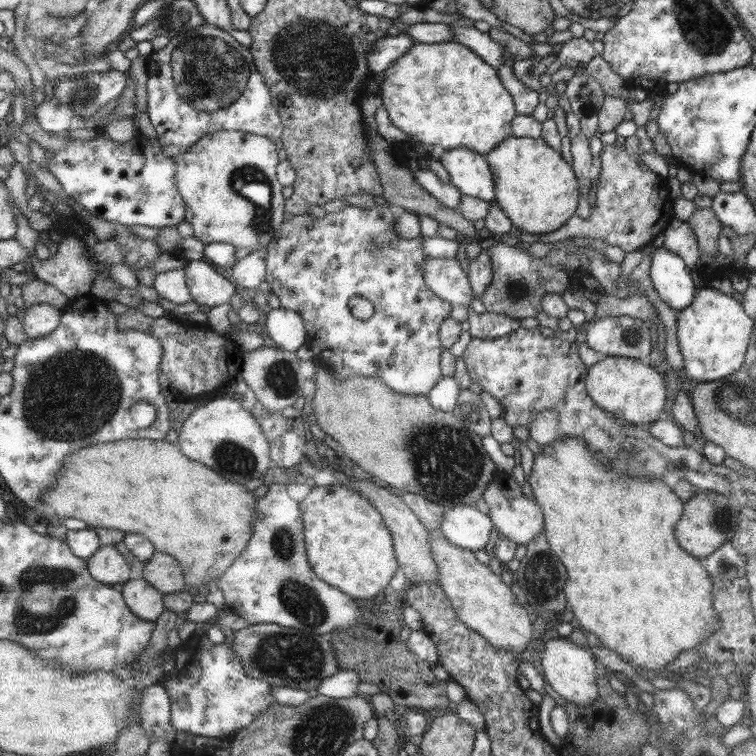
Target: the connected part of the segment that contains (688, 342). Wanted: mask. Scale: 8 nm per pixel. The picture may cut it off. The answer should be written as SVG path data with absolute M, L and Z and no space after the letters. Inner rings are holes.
M705 286L694 293L693 302L680 310L676 318L676 340L682 354L685 380L708 383L726 378L738 371L745 358L753 321L742 305L721 292Z

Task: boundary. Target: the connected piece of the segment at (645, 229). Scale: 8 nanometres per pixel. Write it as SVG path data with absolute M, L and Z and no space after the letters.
M635 135L624 137L623 146L602 145L600 158L600 172L595 187L595 205L590 209L590 216L585 220L577 216L570 216L566 223L558 230L542 235L546 243L559 245L570 237L598 238L609 246L616 246L627 255L634 251L640 251L651 244L653 238L659 234L657 226L661 222L661 194L659 184L661 178L657 178L651 170L639 168L639 139Z

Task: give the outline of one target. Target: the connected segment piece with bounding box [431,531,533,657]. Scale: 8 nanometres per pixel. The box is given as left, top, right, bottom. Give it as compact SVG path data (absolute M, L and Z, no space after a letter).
M432 531L431 536L435 537L435 541L431 541L432 557L440 572L437 584L455 608L459 620L495 648L510 650L519 657L527 649L533 628L527 612L517 604L513 592L495 574L491 574L489 566L483 566L473 558L473 551L451 545L436 531Z

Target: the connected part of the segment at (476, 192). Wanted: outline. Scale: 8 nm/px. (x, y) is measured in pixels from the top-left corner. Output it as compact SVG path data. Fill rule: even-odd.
M468 148L445 151L438 159L461 195L489 203L494 200L494 179L486 157Z

